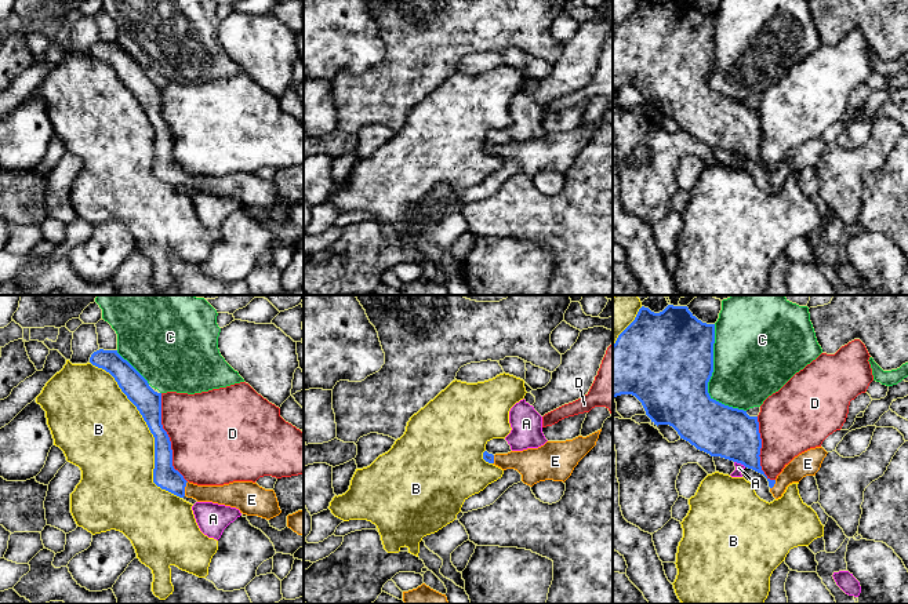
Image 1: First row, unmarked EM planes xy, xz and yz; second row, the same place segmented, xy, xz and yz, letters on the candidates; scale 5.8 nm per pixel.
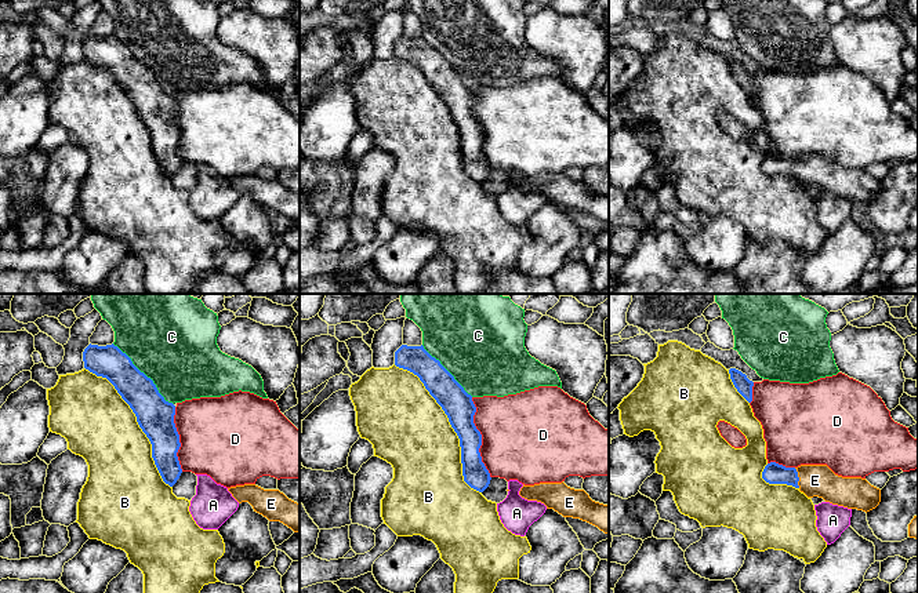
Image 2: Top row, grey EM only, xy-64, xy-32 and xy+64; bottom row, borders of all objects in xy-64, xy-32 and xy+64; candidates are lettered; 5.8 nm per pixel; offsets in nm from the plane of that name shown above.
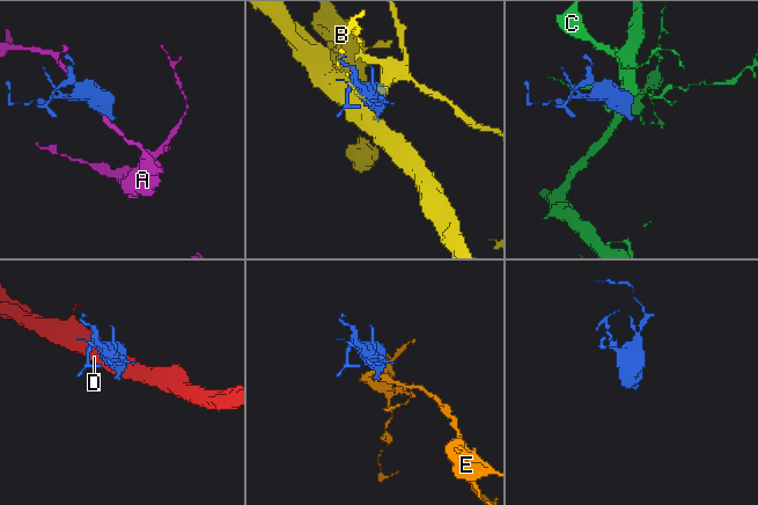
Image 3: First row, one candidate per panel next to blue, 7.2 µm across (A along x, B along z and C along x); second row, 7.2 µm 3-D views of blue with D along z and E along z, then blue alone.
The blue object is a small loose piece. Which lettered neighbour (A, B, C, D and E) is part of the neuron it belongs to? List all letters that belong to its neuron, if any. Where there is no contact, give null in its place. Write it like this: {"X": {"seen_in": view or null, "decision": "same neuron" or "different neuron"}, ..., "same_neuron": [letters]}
{"A": {"seen_in": "yz", "decision": "different neuron"}, "B": {"seen_in": "xy", "decision": "different neuron"}, "C": {"seen_in": "yz", "decision": "different neuron"}, "D": {"seen_in": "xy", "decision": "different neuron"}, "E": {"seen_in": "xy", "decision": "same neuron"}, "same_neuron": ["E"]}

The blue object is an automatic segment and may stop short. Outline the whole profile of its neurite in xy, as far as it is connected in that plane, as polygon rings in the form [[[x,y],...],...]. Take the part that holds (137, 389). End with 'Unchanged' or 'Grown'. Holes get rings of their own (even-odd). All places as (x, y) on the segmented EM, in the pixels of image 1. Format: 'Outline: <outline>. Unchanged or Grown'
Outline: [[[99,349],[90,363],[109,372],[121,392],[137,407],[155,437],[153,483],[179,498],[213,502],[236,507],[247,516],[270,520],[282,513],[273,490],[265,490],[253,481],[233,481],[224,485],[197,485],[189,483],[172,466],[172,450],[161,425],[161,393],[155,392],[148,381],[117,350]]]. Grown

